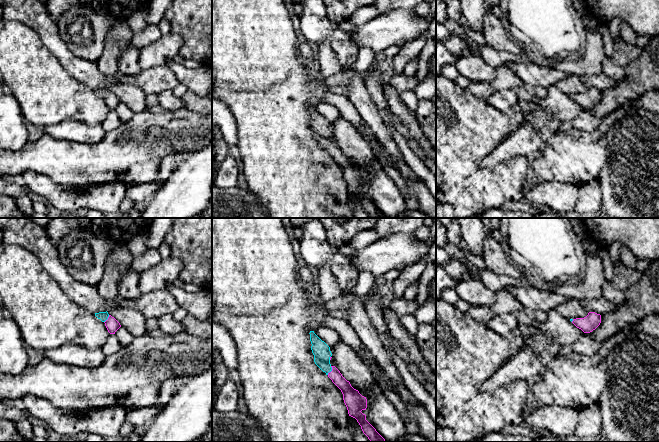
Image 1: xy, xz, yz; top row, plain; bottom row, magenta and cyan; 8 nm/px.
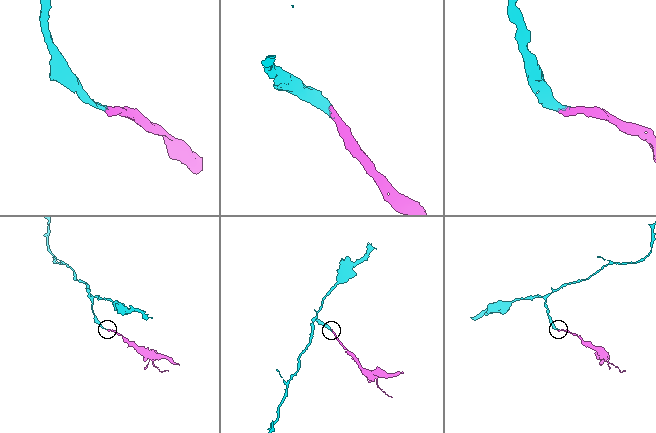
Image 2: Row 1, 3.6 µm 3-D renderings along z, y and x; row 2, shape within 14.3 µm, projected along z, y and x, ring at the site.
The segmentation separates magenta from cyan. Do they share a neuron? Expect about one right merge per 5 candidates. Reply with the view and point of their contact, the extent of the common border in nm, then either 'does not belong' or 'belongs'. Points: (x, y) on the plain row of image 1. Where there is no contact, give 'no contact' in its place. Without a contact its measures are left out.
meets magenta in xz at (332, 146); contact 80 nm long; belongs

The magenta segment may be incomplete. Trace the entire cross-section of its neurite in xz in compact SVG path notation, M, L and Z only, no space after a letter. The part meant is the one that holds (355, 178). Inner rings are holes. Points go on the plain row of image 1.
M310 107L309 110L314 138L341 166L349 192L357 196L363 209L368 213L370 218L384 218L385 215L366 196L366 191L361 188L367 184L366 173L362 172L358 166L354 165L350 158L342 152L340 147L330 140L332 134L330 123L322 117L314 107Z

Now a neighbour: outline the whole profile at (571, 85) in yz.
M568 74L566 78L557 82L556 86L566 95L584 94L588 91L588 86L581 81L581 77L576 74Z

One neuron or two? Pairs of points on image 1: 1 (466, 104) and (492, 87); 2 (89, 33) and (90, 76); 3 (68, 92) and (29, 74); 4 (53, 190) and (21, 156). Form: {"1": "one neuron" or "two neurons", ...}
{"1": "two neurons", "2": "two neurons", "3": "one neuron", "4": "two neurons"}

